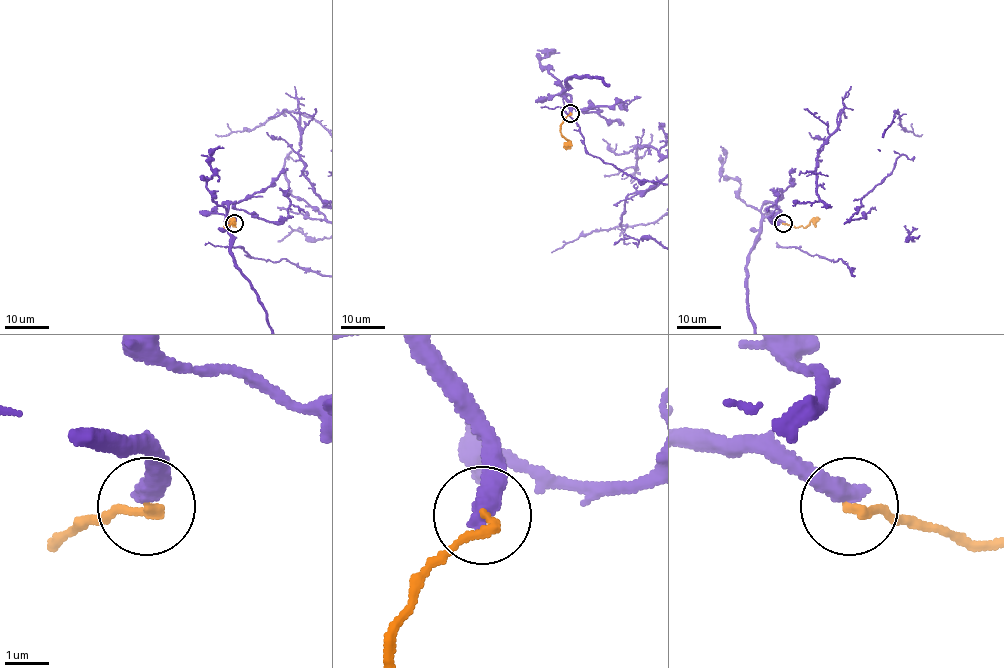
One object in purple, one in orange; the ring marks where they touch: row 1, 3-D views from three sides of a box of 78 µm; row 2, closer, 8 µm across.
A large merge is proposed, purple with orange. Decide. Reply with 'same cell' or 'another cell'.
another cell

